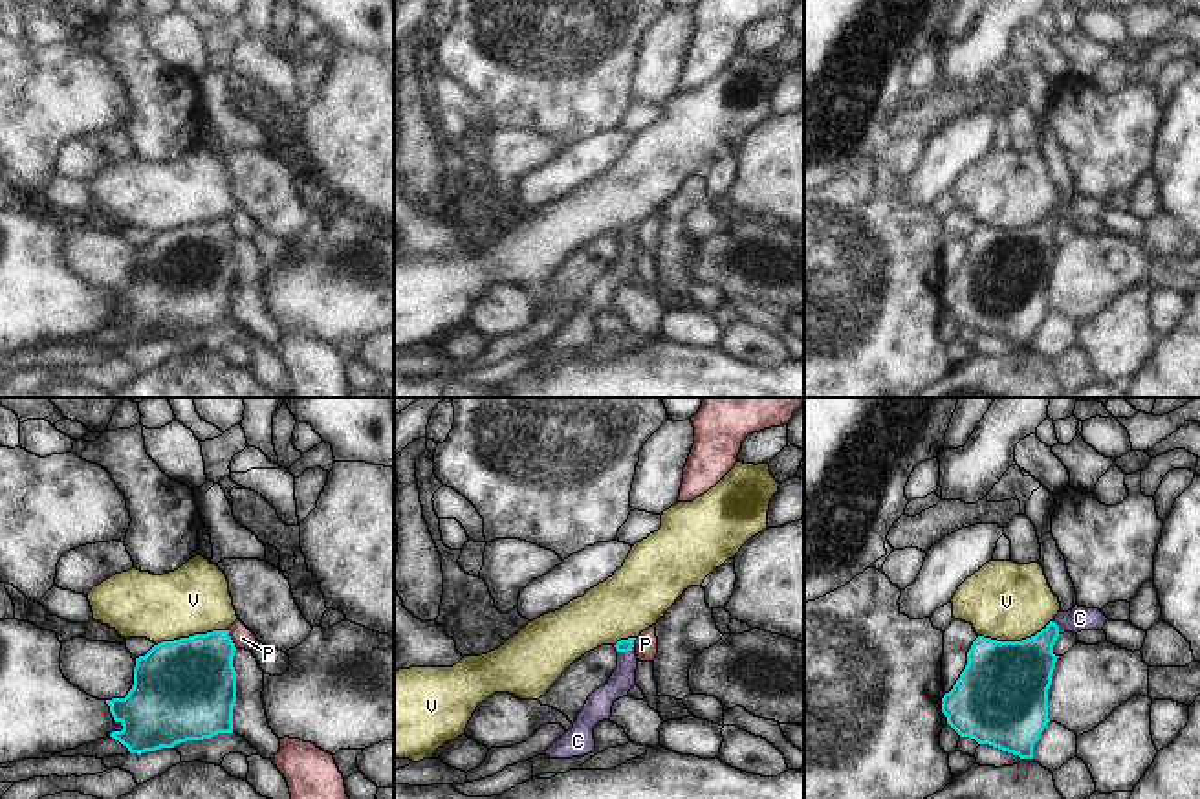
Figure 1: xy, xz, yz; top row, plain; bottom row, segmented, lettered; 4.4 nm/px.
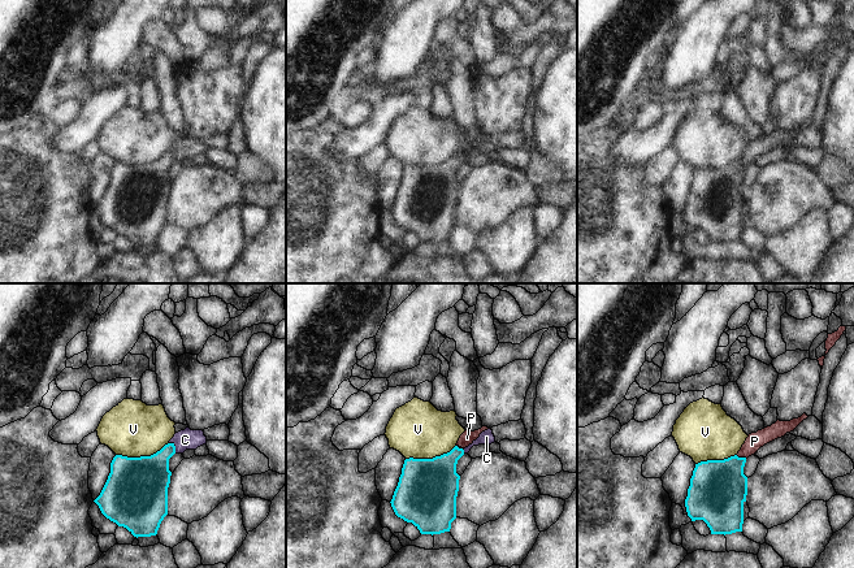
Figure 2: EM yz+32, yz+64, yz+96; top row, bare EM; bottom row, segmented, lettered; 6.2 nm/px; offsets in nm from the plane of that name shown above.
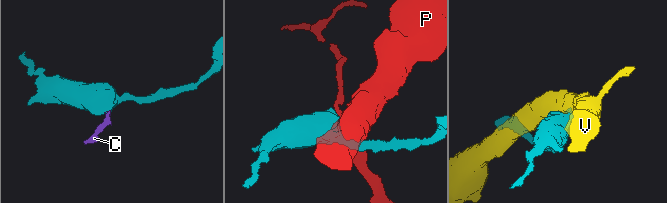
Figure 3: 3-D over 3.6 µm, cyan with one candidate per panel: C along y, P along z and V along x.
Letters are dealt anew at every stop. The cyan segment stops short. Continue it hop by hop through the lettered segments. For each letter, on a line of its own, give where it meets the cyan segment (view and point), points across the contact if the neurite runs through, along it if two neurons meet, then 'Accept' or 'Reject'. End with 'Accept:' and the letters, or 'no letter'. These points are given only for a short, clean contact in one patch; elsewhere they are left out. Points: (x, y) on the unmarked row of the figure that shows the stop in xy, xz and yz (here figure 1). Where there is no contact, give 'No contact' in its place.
C: Touches cyan at xz (629, 239). Path across: xz (623, 235), (629, 239), (623, 268). Accept
P: Touches cyan at xy (231, 229). Reject
V: Touches cyan at yz (1015, 231). Reject
Accept: C.

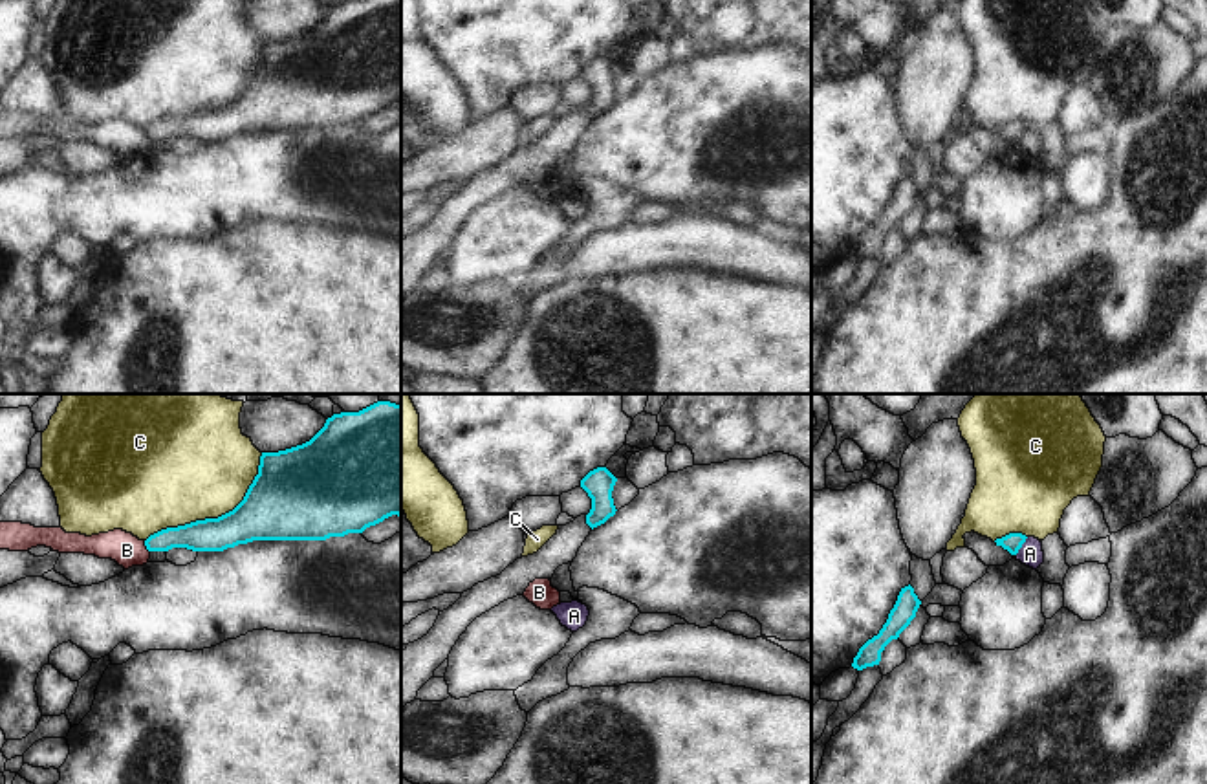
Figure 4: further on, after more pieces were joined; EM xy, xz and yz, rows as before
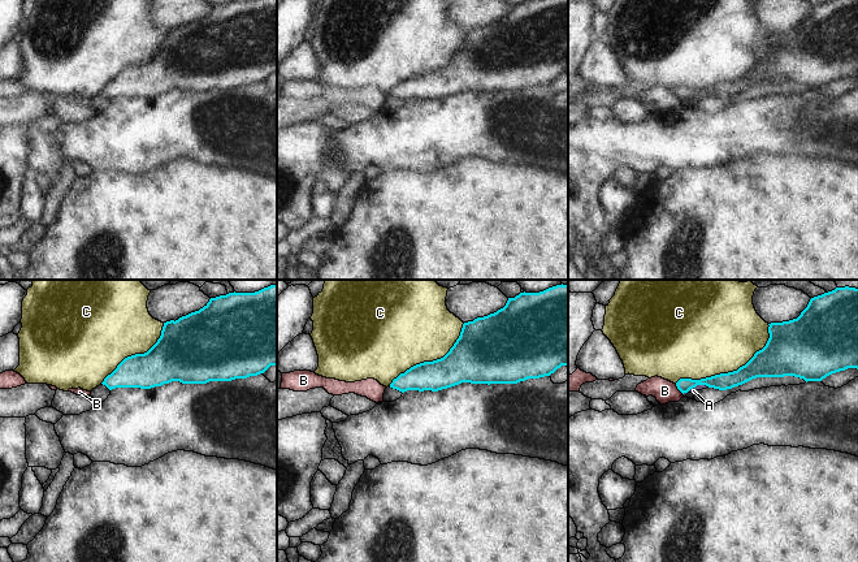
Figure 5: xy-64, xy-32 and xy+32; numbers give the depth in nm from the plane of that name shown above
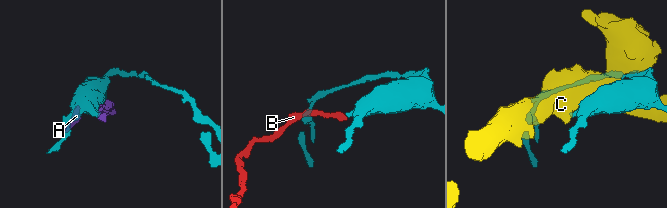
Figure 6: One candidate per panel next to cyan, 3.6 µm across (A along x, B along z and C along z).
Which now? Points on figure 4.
A: Touches cyan at yz (1021, 136). Reject
B: Touches cyan at xy (145, 134). Boundary: xy (143, 130), (149, 141). Reject
C: Touches cyan at xy (218, 107). Reject
Accept: no letter.

